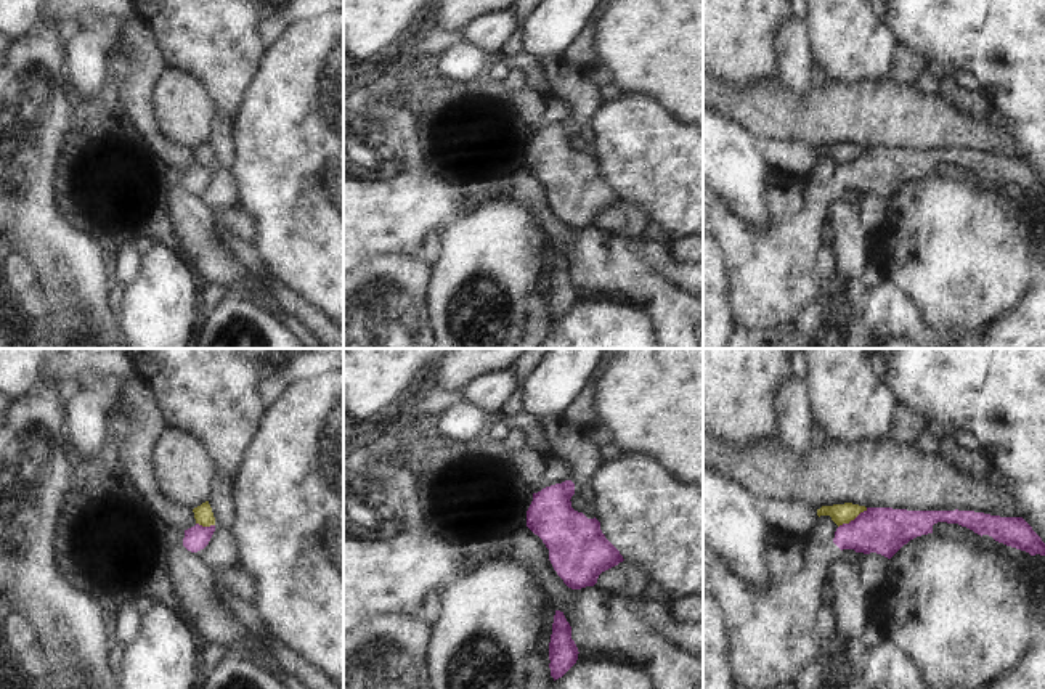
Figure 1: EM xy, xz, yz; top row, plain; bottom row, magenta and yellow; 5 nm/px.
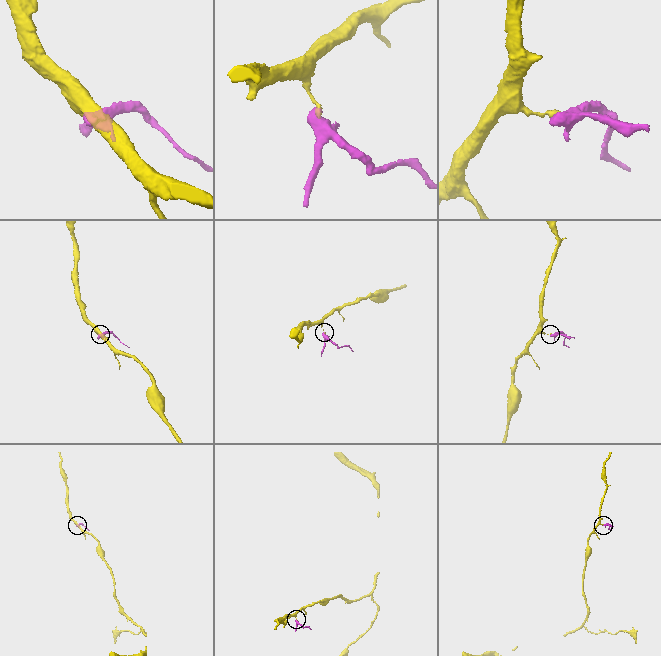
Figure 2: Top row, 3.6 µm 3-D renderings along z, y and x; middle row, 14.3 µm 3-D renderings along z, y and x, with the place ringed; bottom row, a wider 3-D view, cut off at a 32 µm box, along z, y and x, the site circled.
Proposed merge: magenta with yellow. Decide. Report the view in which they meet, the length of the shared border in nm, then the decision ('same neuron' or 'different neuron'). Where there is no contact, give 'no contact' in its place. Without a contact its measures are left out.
yz | 180 nm | different neuron

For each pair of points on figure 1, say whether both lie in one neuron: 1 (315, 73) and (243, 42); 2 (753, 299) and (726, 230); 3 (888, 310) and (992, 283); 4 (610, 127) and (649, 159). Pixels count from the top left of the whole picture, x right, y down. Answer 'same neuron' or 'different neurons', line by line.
1: different neurons
2: same neuron
3: different neurons
4: same neuron

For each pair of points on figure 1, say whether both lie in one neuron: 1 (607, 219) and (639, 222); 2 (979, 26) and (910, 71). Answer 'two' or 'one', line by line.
1: one
2: two

